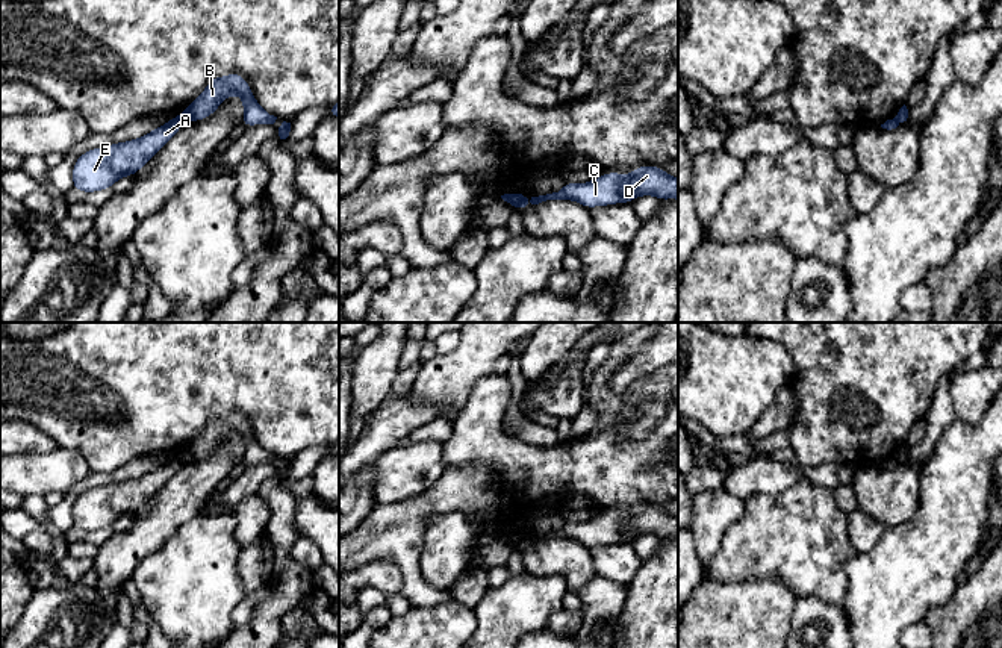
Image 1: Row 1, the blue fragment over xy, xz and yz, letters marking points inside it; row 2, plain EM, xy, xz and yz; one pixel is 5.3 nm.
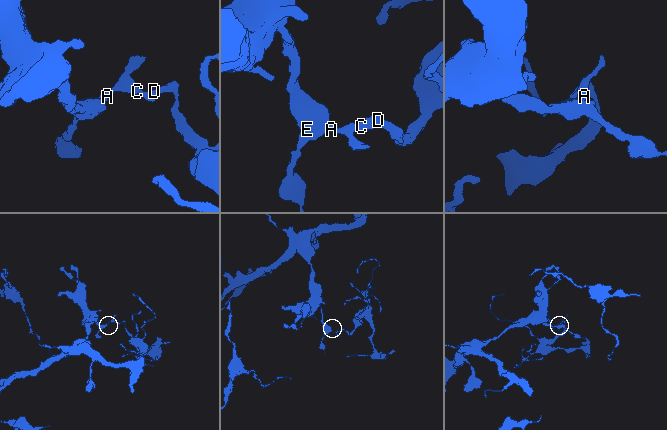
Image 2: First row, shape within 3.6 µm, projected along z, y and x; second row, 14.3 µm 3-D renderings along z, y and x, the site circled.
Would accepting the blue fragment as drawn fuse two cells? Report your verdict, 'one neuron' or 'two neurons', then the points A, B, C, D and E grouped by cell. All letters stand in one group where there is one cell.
two neurons; groups A E / B C D

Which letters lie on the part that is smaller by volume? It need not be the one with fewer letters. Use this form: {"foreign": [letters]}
{"foreign": ["B", "C", "D"]}

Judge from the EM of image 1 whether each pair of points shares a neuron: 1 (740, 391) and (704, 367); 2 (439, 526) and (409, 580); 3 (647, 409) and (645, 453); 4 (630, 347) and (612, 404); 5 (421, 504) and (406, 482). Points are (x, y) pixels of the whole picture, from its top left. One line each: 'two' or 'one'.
1: one
2: two
3: two
4: one
5: two

